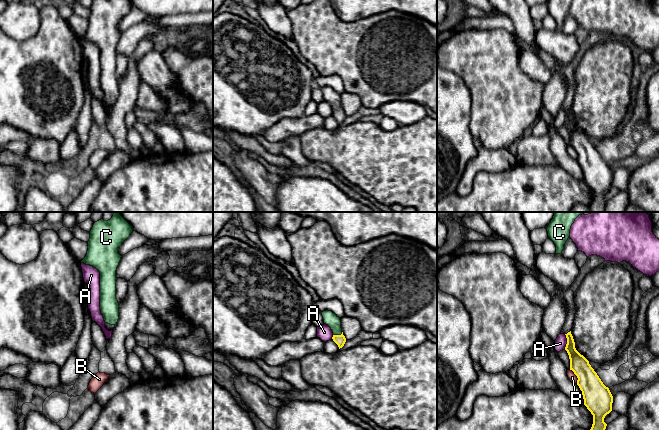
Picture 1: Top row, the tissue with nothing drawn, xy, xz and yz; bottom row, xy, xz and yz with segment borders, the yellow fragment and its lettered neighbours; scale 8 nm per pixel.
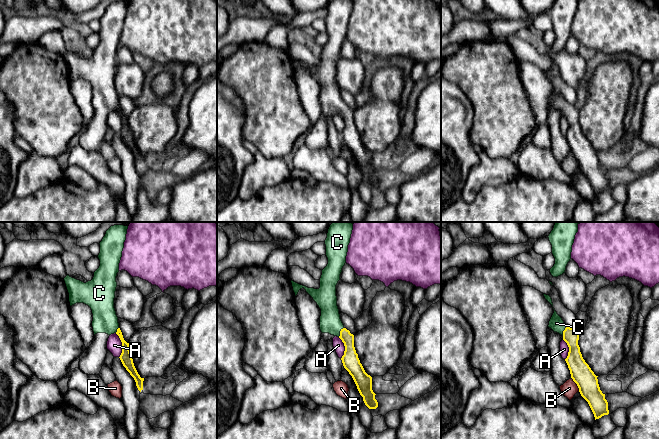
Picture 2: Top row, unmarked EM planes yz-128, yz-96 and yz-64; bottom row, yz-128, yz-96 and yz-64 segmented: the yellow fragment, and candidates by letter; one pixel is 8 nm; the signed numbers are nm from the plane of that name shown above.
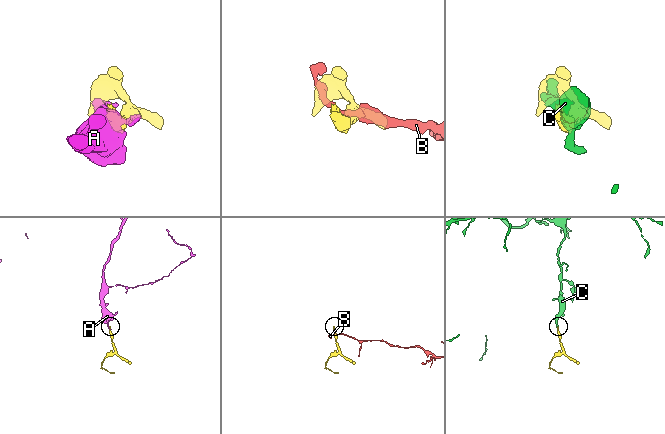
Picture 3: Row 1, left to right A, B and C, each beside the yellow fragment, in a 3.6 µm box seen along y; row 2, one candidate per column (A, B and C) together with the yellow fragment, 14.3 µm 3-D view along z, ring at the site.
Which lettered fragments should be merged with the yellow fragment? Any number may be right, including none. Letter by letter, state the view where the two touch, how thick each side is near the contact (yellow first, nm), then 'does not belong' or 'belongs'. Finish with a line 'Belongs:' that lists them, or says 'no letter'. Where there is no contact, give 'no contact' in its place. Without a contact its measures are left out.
A: contact in yz; calibres 150 and 100 nm; does not belong
B: contact in yz; calibres 220 and 70 nm; does not belong
C: contact in xz; calibres 90 and 110 nm; belongs
Belongs: C

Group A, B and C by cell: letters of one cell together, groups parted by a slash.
A / B / C

